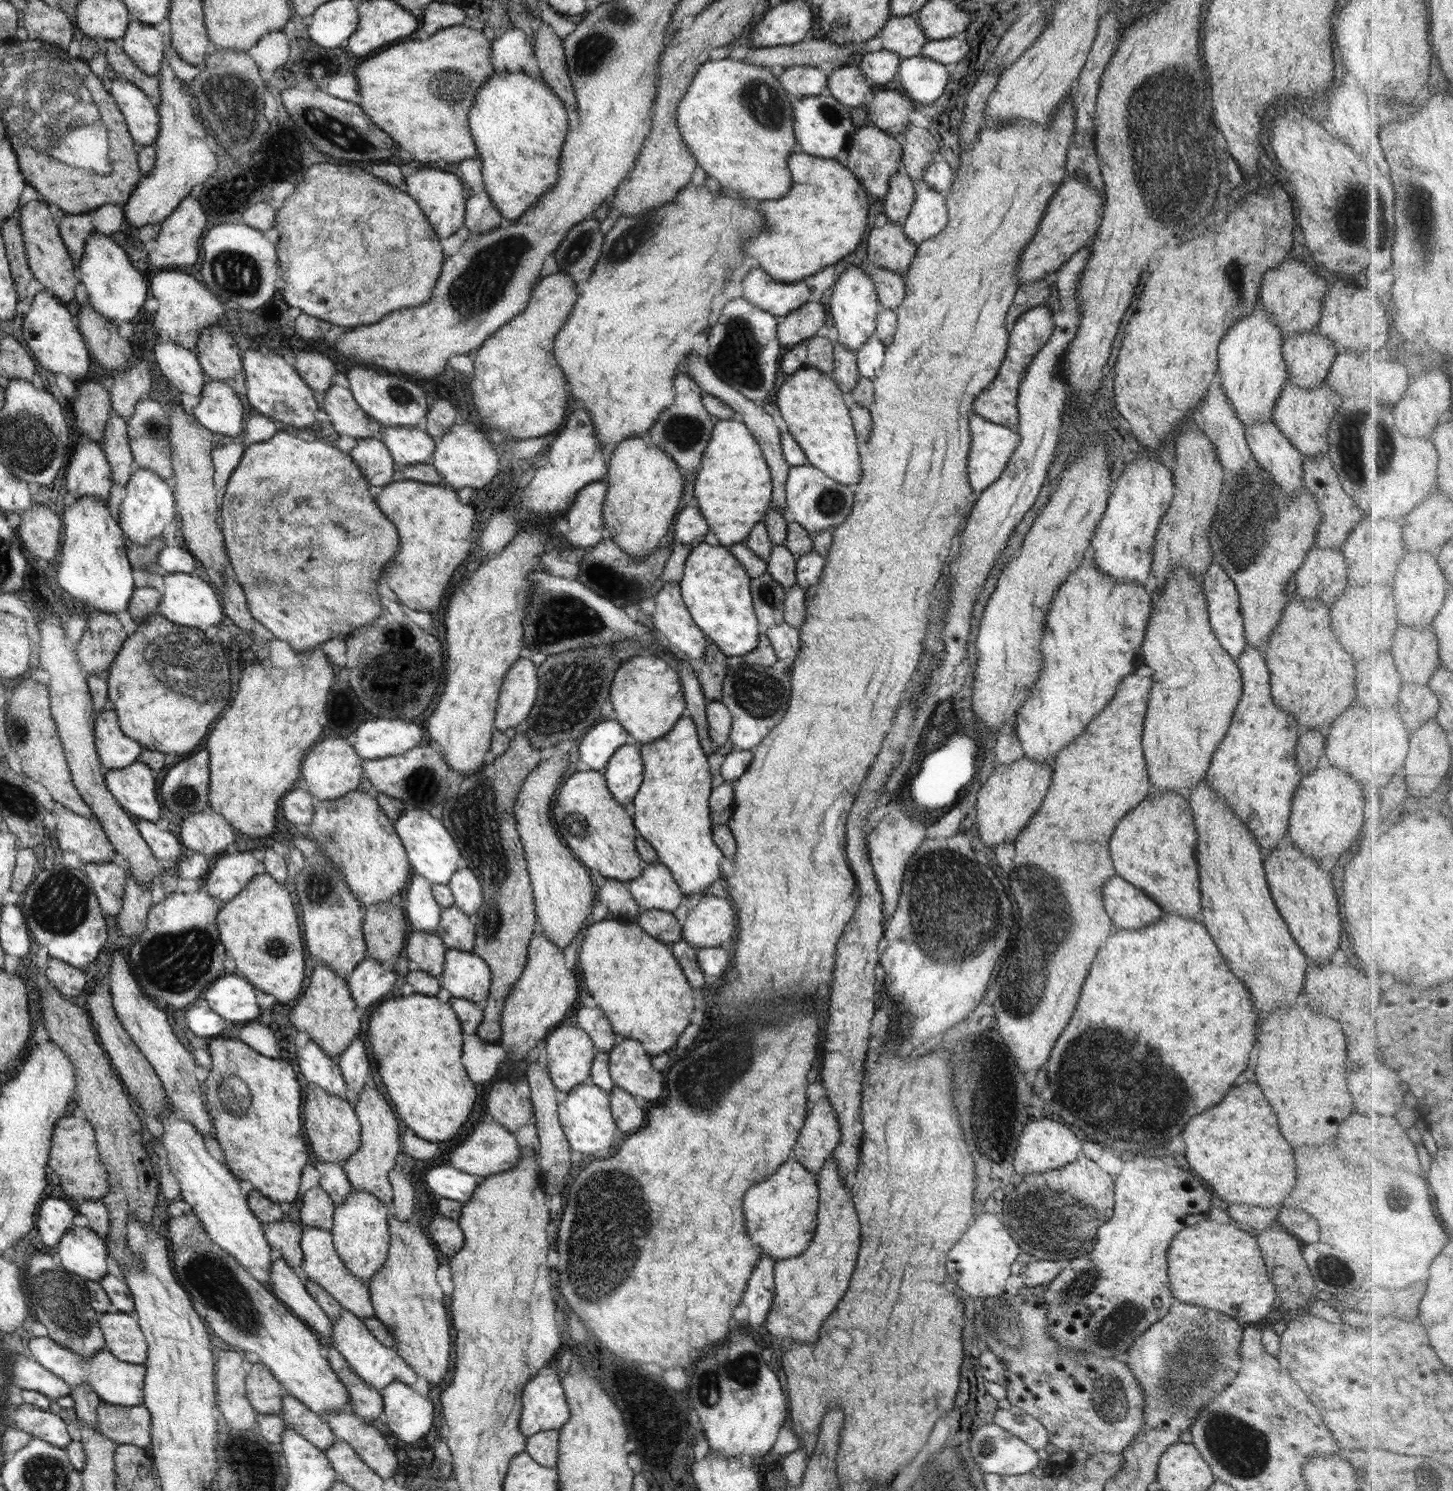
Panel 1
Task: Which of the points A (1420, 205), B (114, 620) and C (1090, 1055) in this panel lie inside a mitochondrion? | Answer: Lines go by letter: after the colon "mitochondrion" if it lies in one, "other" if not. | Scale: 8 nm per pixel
A: mitochondrion
B: other
C: mitochondrion

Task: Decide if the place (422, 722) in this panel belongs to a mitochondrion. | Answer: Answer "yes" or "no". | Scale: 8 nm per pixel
no

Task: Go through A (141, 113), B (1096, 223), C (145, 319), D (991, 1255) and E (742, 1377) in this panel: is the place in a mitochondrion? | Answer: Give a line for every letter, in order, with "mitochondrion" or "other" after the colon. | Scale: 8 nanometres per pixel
A: other
B: other
C: other
D: other
E: mitochondrion

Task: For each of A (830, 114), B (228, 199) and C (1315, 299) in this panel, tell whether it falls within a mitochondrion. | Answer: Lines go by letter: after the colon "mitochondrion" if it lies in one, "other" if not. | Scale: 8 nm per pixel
A: mitochondrion
B: other
C: other

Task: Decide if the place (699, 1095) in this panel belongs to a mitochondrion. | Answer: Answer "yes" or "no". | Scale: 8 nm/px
yes

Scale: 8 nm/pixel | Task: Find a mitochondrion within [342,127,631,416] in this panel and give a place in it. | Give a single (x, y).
(481, 284)

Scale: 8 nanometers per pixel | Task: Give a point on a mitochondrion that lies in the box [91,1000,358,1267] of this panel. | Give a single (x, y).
(235, 1101)

